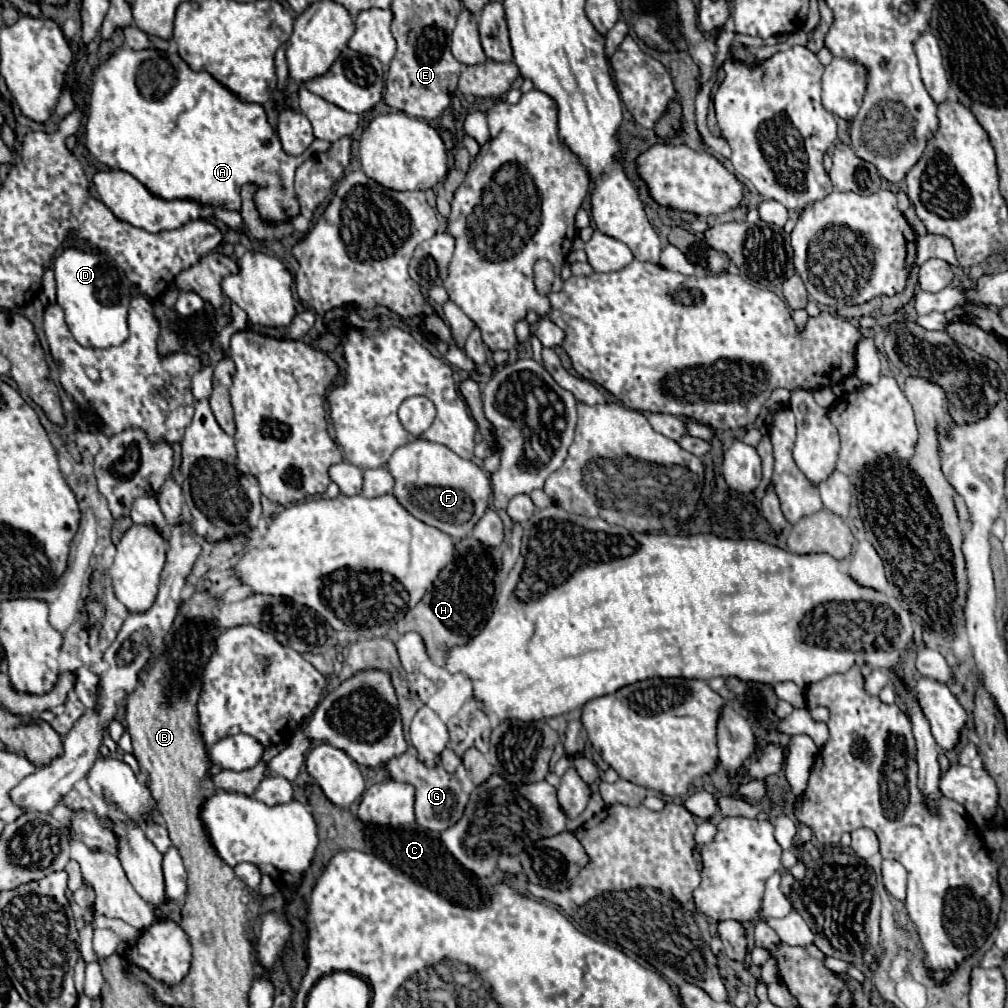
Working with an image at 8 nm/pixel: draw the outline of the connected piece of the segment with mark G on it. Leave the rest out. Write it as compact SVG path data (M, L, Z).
M408 747L408 751L400 757L394 757L392 761L388 761L386 769L390 771L394 781L404 781L404 783L412 783L416 787L416 821L418 825L430 829L430 831L446 831L450 827L454 827L454 823L458 823L458 819L462 819L464 809L468 805L468 795L462 791L460 783L450 777L442 765L428 769L426 765L422 765L416 759L416 749Z

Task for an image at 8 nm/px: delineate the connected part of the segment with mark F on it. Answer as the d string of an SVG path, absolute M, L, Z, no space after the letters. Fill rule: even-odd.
M418 437L392 453L388 471L396 481L392 495L398 503L402 503L410 515L422 519L422 523L438 527L456 541L466 537L488 509L488 497L492 493L490 475L444 445Z

